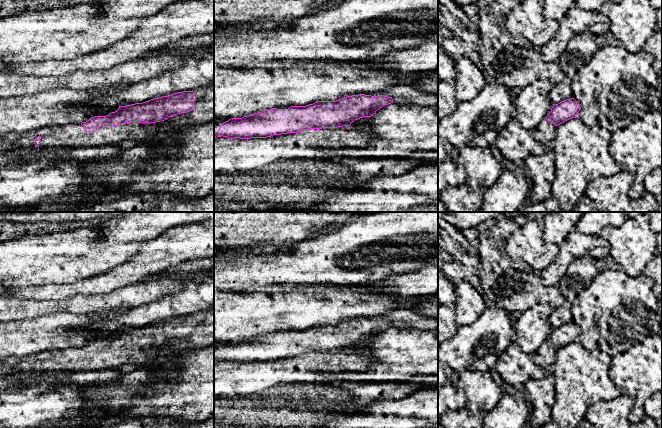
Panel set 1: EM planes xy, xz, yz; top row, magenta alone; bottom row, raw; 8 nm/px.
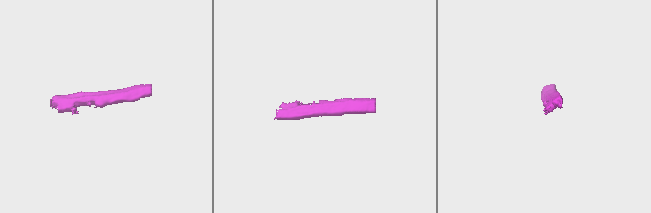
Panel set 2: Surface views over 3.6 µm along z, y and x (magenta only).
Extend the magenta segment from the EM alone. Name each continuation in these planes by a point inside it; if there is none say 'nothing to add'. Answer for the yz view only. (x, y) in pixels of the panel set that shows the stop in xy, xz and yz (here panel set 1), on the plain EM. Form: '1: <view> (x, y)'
1: yz (545, 357)

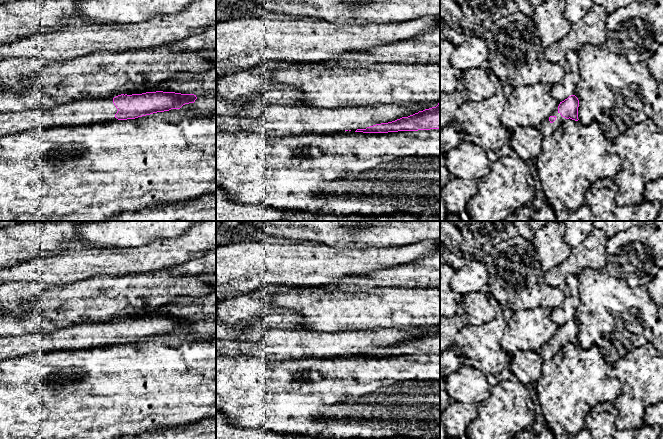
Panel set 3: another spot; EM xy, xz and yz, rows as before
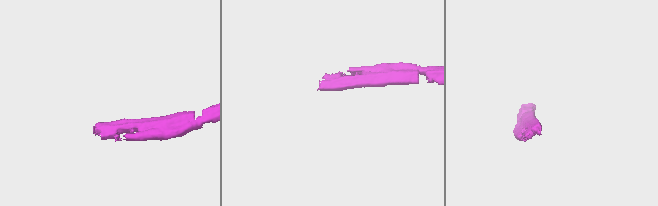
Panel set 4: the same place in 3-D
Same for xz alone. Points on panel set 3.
nothing to add

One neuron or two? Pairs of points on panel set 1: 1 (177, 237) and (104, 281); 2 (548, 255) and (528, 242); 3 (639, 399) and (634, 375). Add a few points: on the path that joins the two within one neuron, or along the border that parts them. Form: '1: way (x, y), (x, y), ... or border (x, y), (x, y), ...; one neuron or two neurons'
1: way (159, 254), (122, 276); one neuron
2: way (543, 255), (533, 247); one neuron
3: way (639, 393), (639, 381); one neuron

